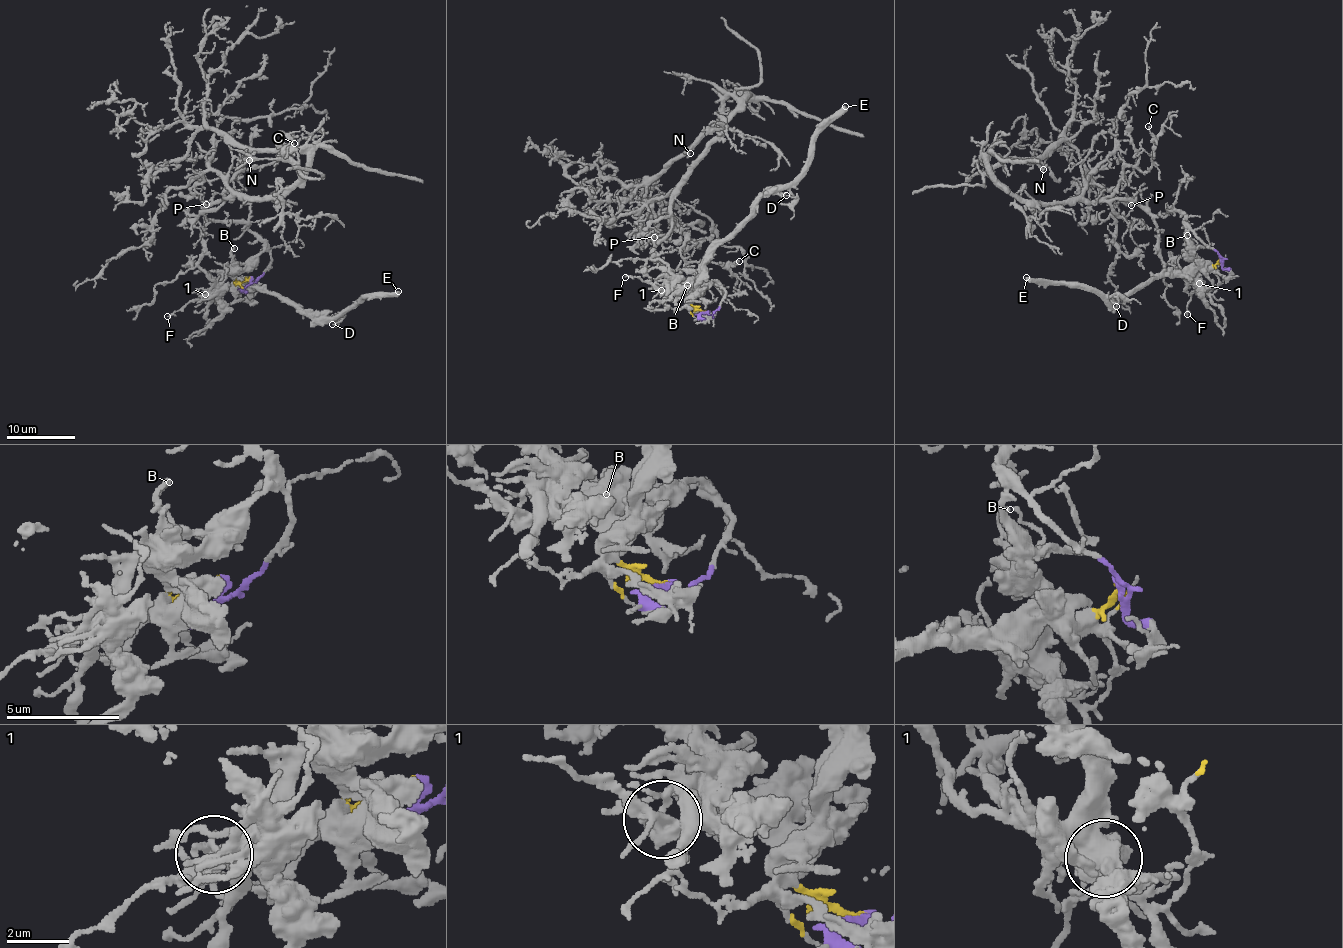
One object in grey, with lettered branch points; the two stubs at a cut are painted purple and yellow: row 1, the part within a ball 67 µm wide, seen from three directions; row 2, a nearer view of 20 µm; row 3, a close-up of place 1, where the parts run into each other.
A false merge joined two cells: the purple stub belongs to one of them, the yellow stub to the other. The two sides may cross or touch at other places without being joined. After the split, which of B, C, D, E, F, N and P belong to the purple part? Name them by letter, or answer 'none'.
C, N, P

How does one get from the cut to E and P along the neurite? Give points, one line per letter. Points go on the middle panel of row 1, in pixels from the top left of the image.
E: (706, 312), (691, 302), (698, 268), (767, 193), (776, 193), (791, 181), (805, 165), (810, 141), (846, 106)
P: (707, 312), (725, 291), (667, 270), (655, 253), (671, 228), (674, 189), (651, 201), (638, 224), (654, 237)

